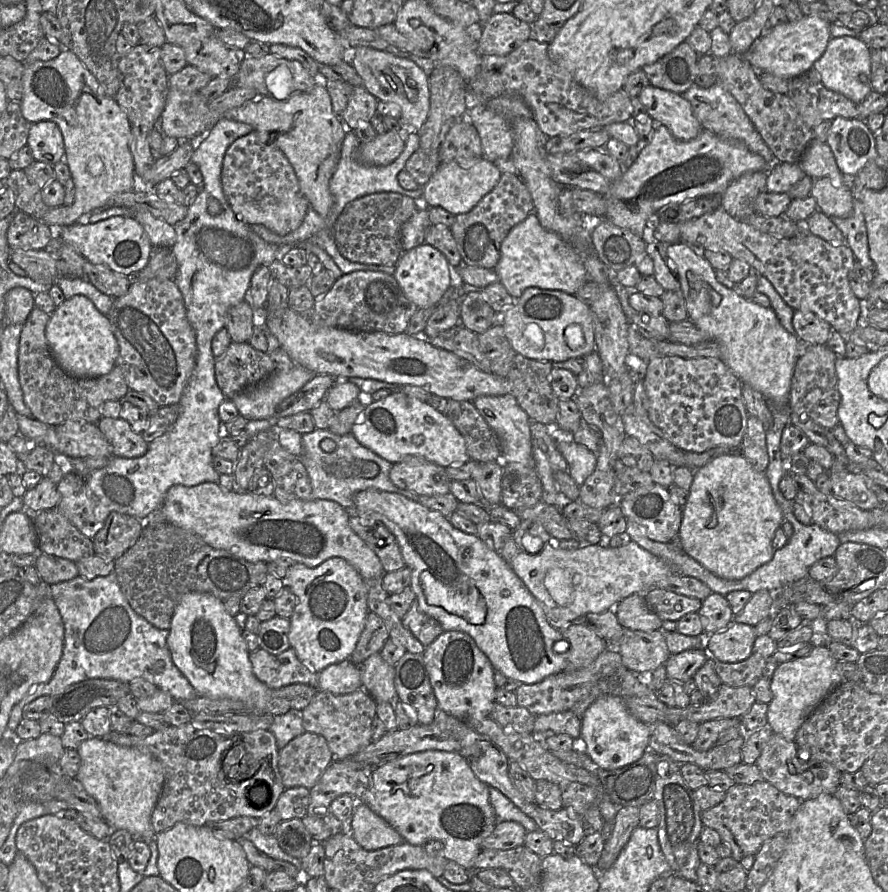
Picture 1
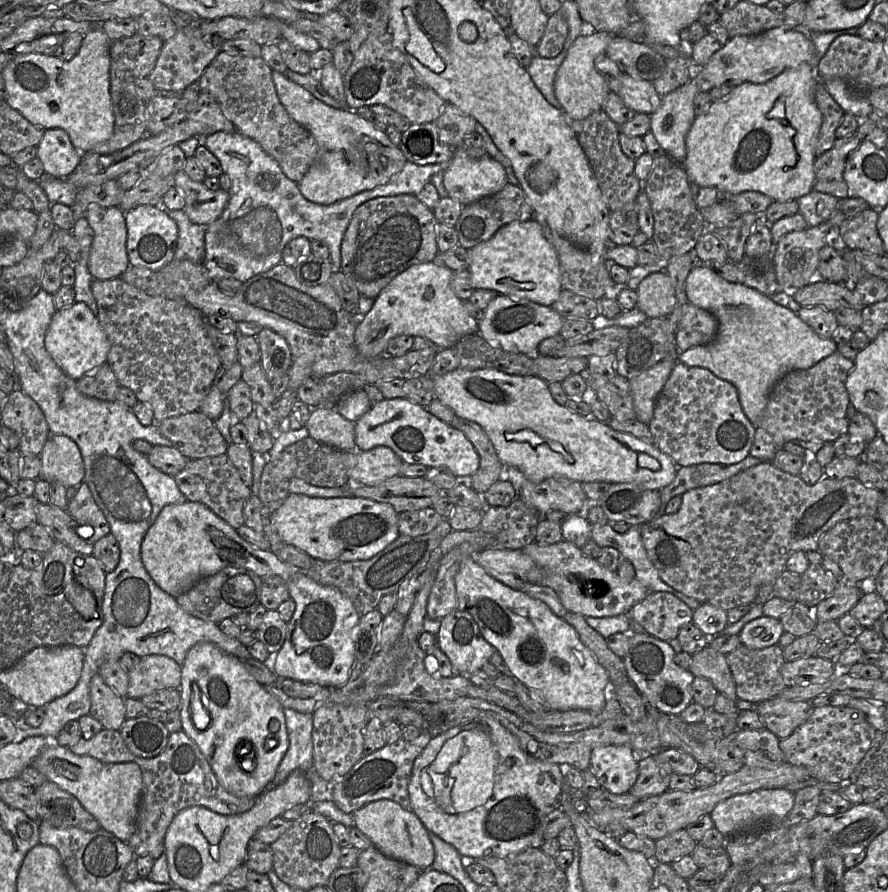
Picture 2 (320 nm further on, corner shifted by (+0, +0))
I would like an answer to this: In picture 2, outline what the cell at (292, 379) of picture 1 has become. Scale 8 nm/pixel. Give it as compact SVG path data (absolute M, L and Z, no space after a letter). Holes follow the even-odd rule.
M439 257L436 258L436 261L416 264L410 266L408 269L394 277L390 283L380 292L377 298L374 300L374 304L371 310L365 315L363 321L357 326L355 331L355 345L357 350L362 354L364 357L368 359L373 359L375 357L392 357L386 350L387 344L390 339L398 335L409 335L412 337L421 336L424 338L429 339L433 343L435 343L439 348L452 348L454 345L463 337L471 334L478 333L479 322L477 322L472 316L470 316L462 305L462 300L460 300L452 291L450 287L450 282L453 276L453 271L446 267L445 265L441 264L439 261Z

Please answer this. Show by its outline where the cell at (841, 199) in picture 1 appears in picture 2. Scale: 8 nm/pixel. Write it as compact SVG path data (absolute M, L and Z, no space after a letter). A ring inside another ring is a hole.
M802 63L796 68L789 68L781 72L771 80L762 83L743 83L732 89L726 97L726 101L712 101L707 110L697 115L686 136L686 158L682 166L689 178L690 183L699 187L714 187L723 195L736 195L745 191L756 191L770 197L775 202L788 202L797 200L813 190L815 181L814 161L815 144L821 128L823 116L814 97L815 86L820 81L816 75L815 64Z

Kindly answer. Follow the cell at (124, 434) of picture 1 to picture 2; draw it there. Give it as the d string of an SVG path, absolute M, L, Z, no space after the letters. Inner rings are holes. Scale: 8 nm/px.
M226 454L190 459L185 468L175 475L175 481L187 500L206 505L235 530L244 525L244 506L252 495L236 467Z

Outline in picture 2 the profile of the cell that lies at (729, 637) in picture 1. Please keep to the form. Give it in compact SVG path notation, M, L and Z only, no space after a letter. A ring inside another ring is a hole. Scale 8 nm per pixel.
M761 616L742 628L739 633L741 644L750 649L764 649L778 644L784 628L779 619Z

